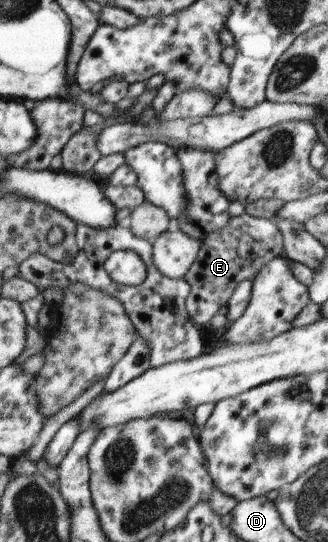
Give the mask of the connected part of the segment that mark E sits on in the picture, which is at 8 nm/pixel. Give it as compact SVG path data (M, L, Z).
M243 211L237 217L231 217L224 228L210 232L201 244L196 260L183 276L191 288L186 299L186 310L196 326L206 326L218 310L227 305L240 282L252 280L262 266L276 256L284 255L283 236L276 223Z

